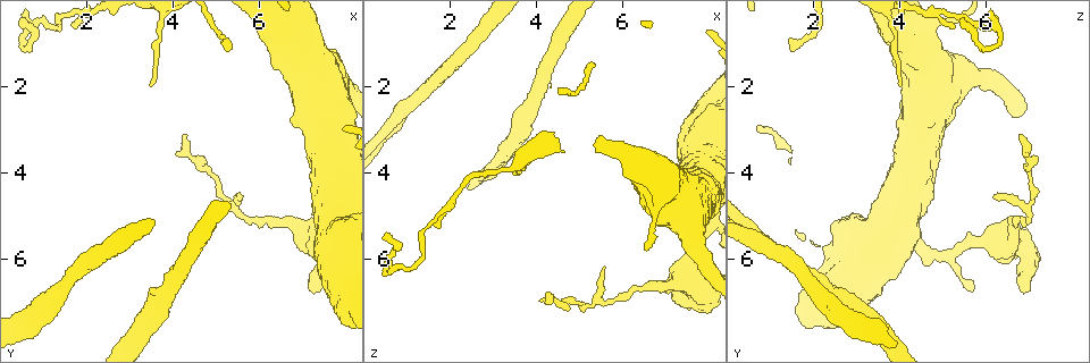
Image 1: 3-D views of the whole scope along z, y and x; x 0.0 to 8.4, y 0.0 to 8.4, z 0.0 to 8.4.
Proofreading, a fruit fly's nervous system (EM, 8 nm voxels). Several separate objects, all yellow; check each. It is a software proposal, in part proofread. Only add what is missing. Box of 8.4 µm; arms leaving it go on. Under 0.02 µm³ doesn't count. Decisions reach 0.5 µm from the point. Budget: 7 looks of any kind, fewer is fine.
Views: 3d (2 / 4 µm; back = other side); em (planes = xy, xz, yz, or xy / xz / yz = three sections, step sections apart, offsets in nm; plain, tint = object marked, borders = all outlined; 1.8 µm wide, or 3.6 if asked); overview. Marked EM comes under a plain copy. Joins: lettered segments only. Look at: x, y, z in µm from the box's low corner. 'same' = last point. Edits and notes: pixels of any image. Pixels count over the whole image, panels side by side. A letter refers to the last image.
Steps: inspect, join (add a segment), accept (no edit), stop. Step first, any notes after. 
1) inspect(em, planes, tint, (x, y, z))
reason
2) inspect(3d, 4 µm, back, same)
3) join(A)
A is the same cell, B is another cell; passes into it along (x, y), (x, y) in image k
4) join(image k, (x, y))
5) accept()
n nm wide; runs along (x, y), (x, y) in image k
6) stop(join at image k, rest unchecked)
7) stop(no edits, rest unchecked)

inspect(3d, 4 µm, (3.50, 2.00, 4.10))
free end

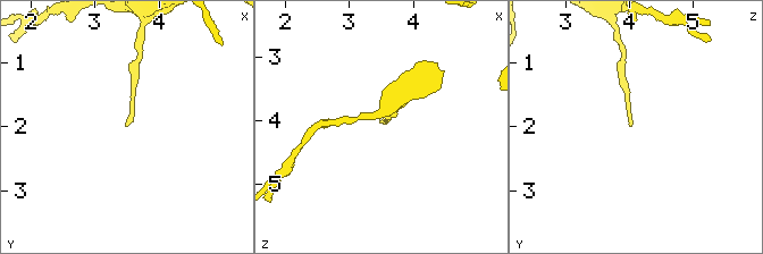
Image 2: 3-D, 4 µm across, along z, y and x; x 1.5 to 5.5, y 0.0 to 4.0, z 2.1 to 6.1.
inspect(em, planes, tint, (3.50, 2.05, 4.05))
need the tissue

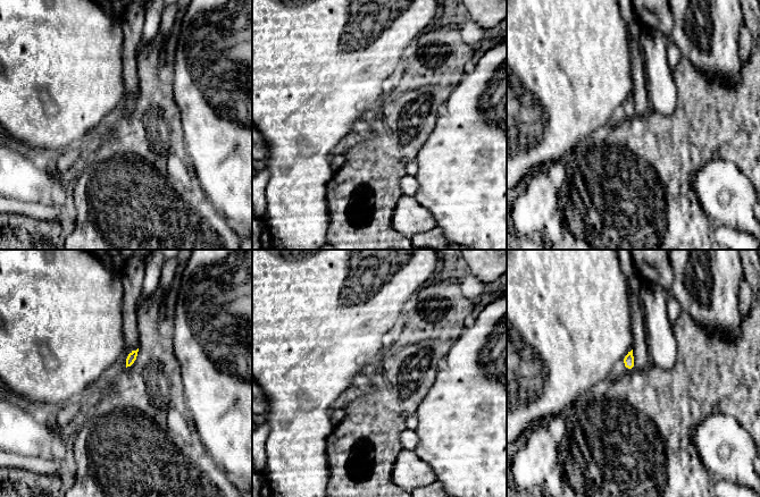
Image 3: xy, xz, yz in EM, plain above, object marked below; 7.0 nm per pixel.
inspect(em, planes, borders, same)

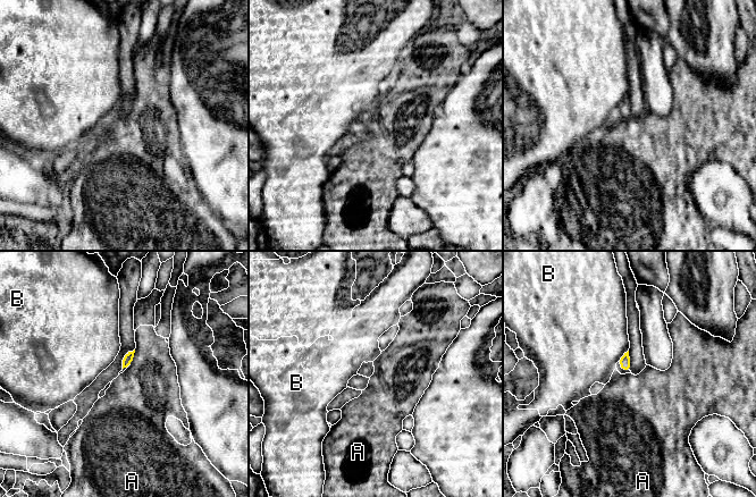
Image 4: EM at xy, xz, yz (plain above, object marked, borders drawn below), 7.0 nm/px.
accept()
70 nm wide; A and B are other cells; border along (135, 350), (133, 360), (129, 363) in image 4; no lettered segment goes on from it

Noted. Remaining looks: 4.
inspect(3d, 2 µm, (0.65, 0.80, 6.30))
abrupt turn

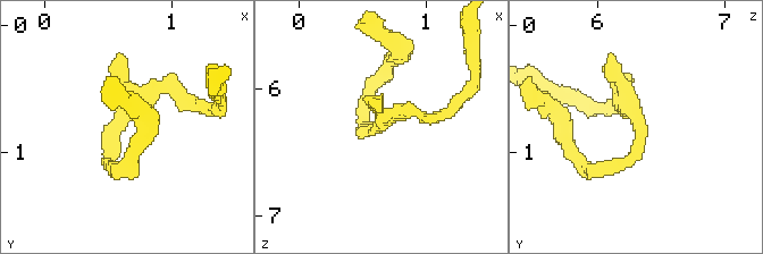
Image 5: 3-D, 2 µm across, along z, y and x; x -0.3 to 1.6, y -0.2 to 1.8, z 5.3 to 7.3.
inspect(em, planes, borders, (0.60, 0.76, 6.32))

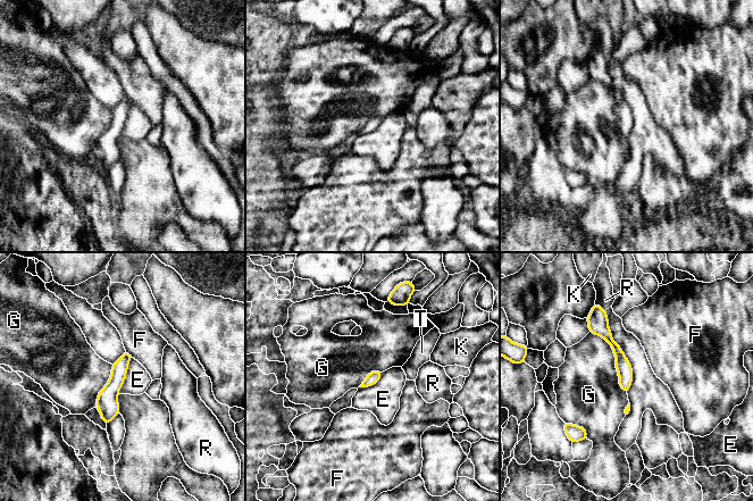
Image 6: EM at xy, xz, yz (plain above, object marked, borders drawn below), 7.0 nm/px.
accept()
E, F, G, K, R and T are other cells; runs along (603, 316), (626, 387) in image 6; none of them fits

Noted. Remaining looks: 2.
inspect(em, planes, borders, (4.30, 3.20, 6.80))
free end

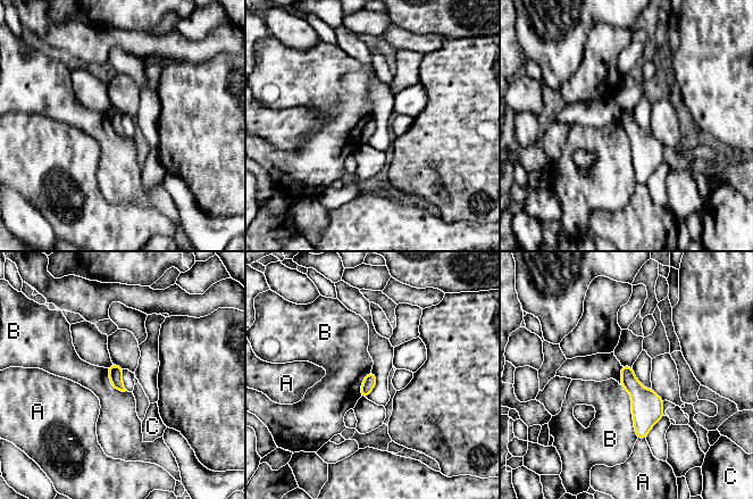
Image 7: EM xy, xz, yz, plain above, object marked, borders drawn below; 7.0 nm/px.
accept()
B touches over 400 nm; A, B and C are other cells; border along (620, 385), (630, 398), (637, 438) in image 7; no lettered segment goes on from it

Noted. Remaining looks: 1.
stop(no edits, rest unchecked)

